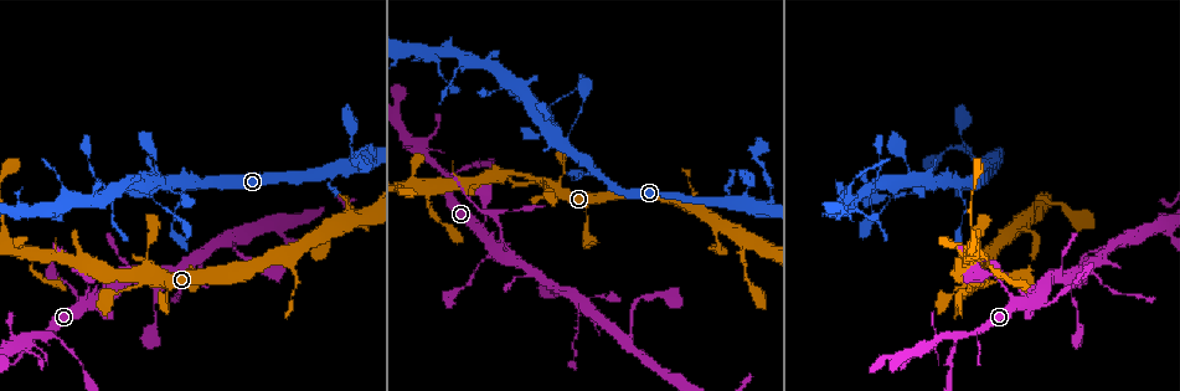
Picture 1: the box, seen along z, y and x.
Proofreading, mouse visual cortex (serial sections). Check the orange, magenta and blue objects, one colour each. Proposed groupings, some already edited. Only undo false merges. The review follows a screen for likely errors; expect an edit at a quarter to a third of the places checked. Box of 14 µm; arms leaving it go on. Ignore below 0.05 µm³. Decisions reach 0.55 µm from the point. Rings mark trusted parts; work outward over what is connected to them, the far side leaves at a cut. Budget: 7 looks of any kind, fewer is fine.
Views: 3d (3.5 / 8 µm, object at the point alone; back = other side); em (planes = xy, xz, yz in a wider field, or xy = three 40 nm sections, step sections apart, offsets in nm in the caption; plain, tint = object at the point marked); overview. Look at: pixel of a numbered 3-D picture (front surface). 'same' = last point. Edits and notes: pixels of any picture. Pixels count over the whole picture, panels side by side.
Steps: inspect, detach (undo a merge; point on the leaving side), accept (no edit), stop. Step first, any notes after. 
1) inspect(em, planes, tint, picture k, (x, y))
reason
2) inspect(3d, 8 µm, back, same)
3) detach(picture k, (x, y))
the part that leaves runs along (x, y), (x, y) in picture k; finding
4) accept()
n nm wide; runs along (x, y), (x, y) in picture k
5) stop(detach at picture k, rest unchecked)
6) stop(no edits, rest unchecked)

inspect(3d, 3.5 µm, picture 1, (500, 245))
thick turns thin

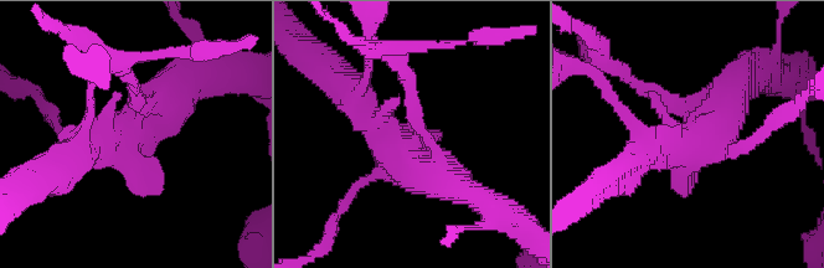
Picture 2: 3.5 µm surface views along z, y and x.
inspect(em, xy, step 5, tint, picture 2, (136, 125))
now the EM

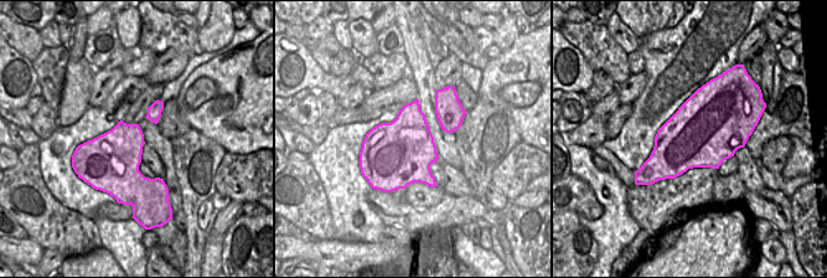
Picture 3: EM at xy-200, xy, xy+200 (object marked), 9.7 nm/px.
accept()
runs along (351, 89), (412, 169), (454, 184) in picture 2; one cell here

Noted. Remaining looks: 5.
inspect(3d, 3.5 µm, picture 1, (180, 268))
four or more arms meet

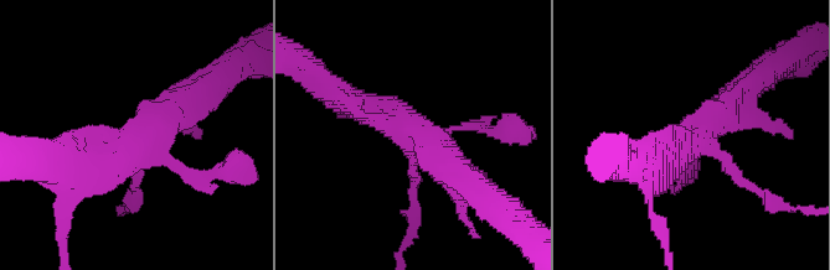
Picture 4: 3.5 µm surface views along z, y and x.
inspect(em, xy, step 5, tint, picture 4, (690, 142))
4 arms; arms of 150, 150, 350, 450 nm

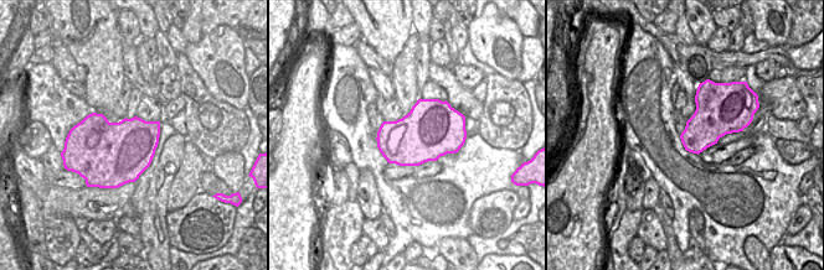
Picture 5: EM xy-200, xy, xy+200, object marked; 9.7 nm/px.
accept()
runs along (350, 100), (388, 113), (472, 186) in picture 4; all the same cell

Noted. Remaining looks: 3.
inspect(3d, 8 µm, picture 1, (621, 336))
abrupt turn

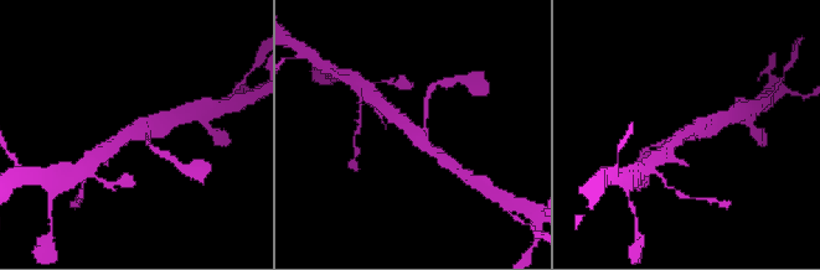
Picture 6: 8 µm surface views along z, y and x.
inspect(3d, 3.5 µm, back, picture 6, (690, 133))

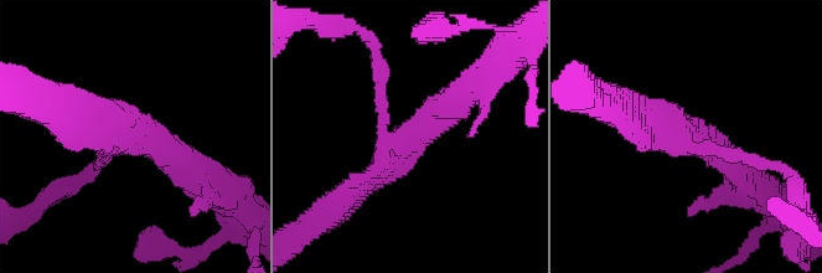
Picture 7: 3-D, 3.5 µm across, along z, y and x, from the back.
inspect(em, xy, step 3, tint, picture 7, (408, 139))
3 arms; arms of 150, 300, 400 nm

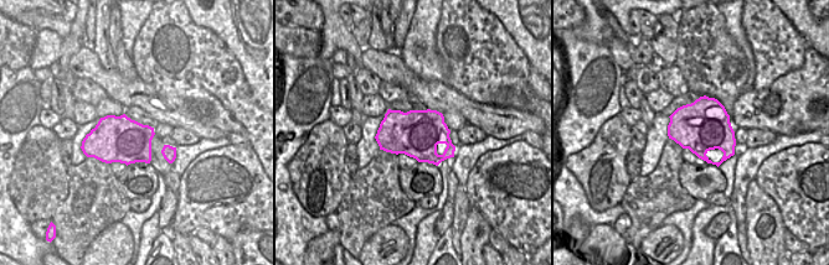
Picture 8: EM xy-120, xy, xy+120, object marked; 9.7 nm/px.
accept()
runs along (470, 88), (349, 196) in picture 7; all the same cell

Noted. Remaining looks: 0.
stop(no edits, rest unchecked)

